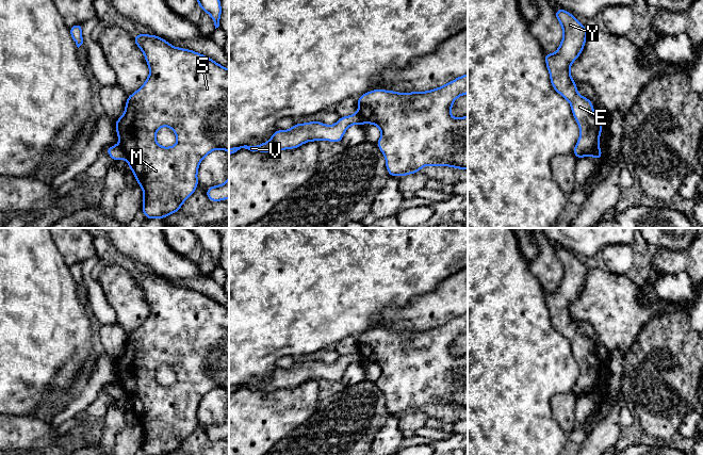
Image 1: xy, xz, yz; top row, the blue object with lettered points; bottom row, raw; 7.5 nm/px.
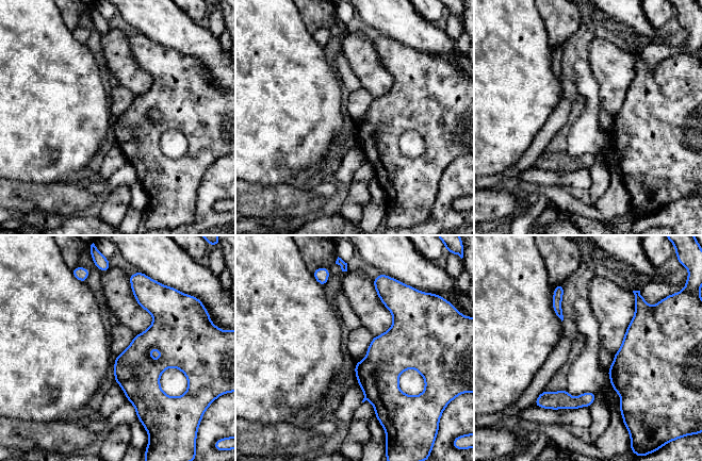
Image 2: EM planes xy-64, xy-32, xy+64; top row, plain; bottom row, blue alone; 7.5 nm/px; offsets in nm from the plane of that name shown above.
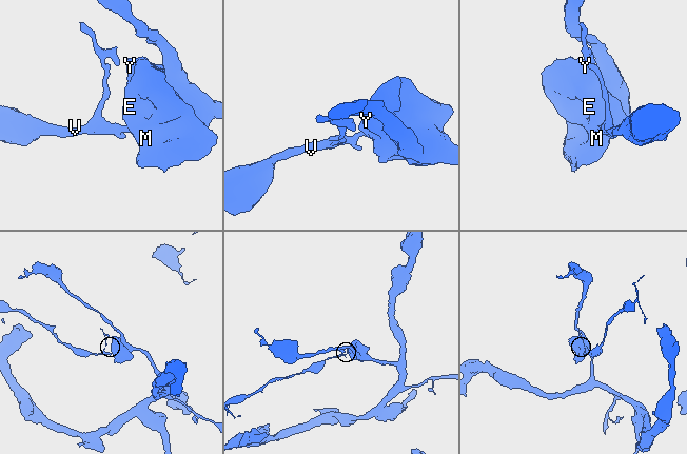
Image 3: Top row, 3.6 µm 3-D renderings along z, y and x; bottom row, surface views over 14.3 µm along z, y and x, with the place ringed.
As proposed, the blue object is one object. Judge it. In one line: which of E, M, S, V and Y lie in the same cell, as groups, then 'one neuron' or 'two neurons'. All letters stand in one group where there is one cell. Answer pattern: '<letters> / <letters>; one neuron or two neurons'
E M S Y / V; two neurons

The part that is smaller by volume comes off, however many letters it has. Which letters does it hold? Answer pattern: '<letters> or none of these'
V

